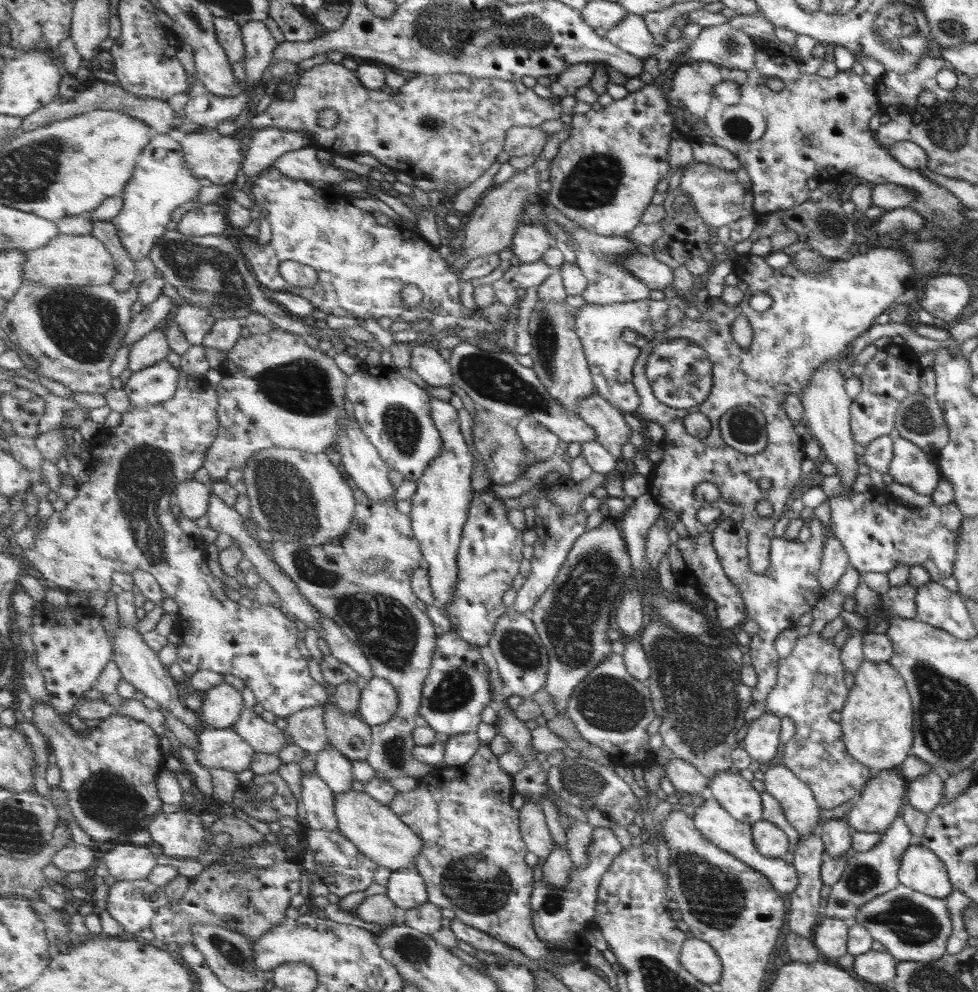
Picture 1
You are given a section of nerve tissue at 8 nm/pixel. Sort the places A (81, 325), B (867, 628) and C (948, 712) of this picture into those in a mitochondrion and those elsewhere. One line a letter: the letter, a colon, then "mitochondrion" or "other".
A: mitochondrion
B: other
C: mitochondrion

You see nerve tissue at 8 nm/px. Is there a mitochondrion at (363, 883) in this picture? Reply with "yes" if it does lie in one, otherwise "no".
no

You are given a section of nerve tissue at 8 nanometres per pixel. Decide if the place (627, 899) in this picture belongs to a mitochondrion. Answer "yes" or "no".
no

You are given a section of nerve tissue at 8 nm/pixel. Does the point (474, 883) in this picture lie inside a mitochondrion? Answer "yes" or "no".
yes

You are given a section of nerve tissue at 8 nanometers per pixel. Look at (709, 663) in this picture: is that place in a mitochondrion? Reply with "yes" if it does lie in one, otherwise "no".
yes

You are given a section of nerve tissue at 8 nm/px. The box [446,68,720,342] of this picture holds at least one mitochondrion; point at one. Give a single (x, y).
(594, 181)

